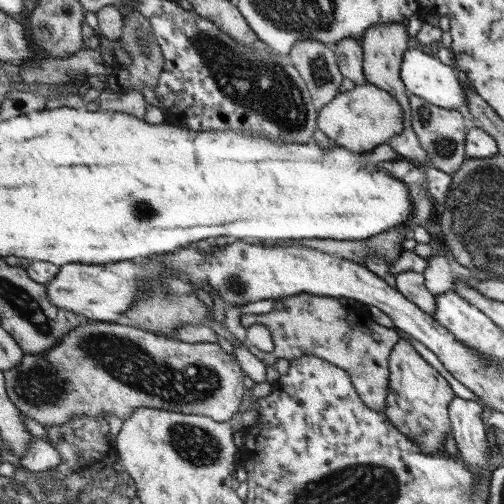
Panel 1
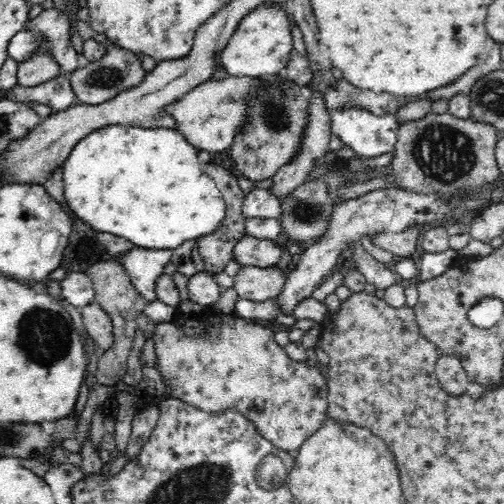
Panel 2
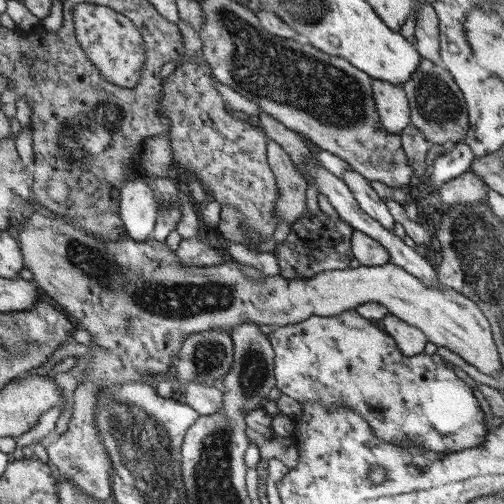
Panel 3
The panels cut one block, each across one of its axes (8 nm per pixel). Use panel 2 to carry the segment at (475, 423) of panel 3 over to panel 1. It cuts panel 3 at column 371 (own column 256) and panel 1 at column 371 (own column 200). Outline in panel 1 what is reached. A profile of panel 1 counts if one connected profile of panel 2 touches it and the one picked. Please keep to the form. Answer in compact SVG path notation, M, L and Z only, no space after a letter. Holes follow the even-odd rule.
M299 294L285 298L273 306L273 312L269 314L249 314L243 316L243 324L249 330L253 324L265 324L273 332L273 340L277 344L275 352L263 352L257 346L249 346L251 354L261 360L267 370L271 372L271 366L277 364L277 360L285 358L287 362L303 358L303 356L317 356L323 360L329 360L331 364L337 364L339 368L345 368L349 376L353 376L353 384L357 386L357 392L365 400L365 404L377 412L387 414L389 408L389 392L391 392L391 356L393 348L397 346L399 328L385 330L385 340L379 340L377 332L373 328L367 328L369 324L361 322L349 308L341 304L339 298L331 296L317 296L317 294Z

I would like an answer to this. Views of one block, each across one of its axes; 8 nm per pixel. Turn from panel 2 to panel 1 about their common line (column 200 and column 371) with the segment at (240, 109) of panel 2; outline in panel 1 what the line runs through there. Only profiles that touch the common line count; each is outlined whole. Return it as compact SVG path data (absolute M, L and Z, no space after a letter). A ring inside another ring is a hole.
M377 84L355 86L351 92L339 94L333 102L321 108L317 126L339 146L365 154L381 144L389 144L395 136L401 136L405 132L403 108L405 106L391 92L379 88Z

